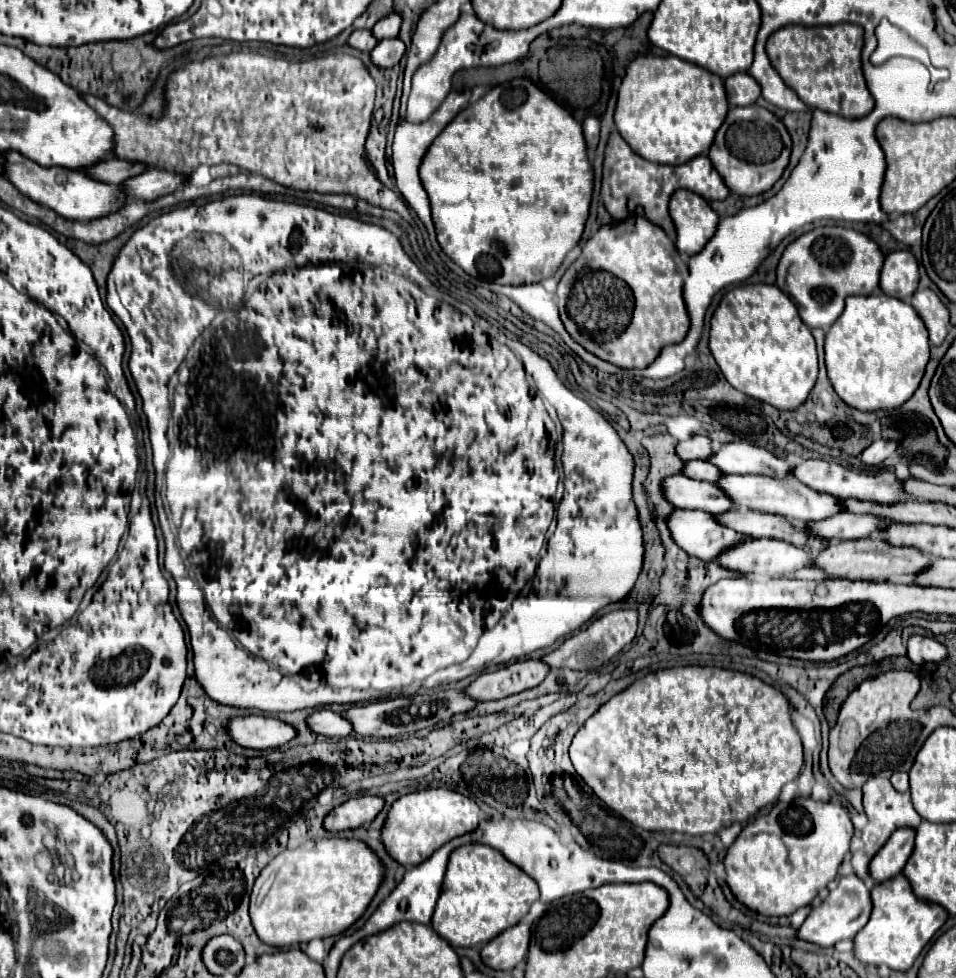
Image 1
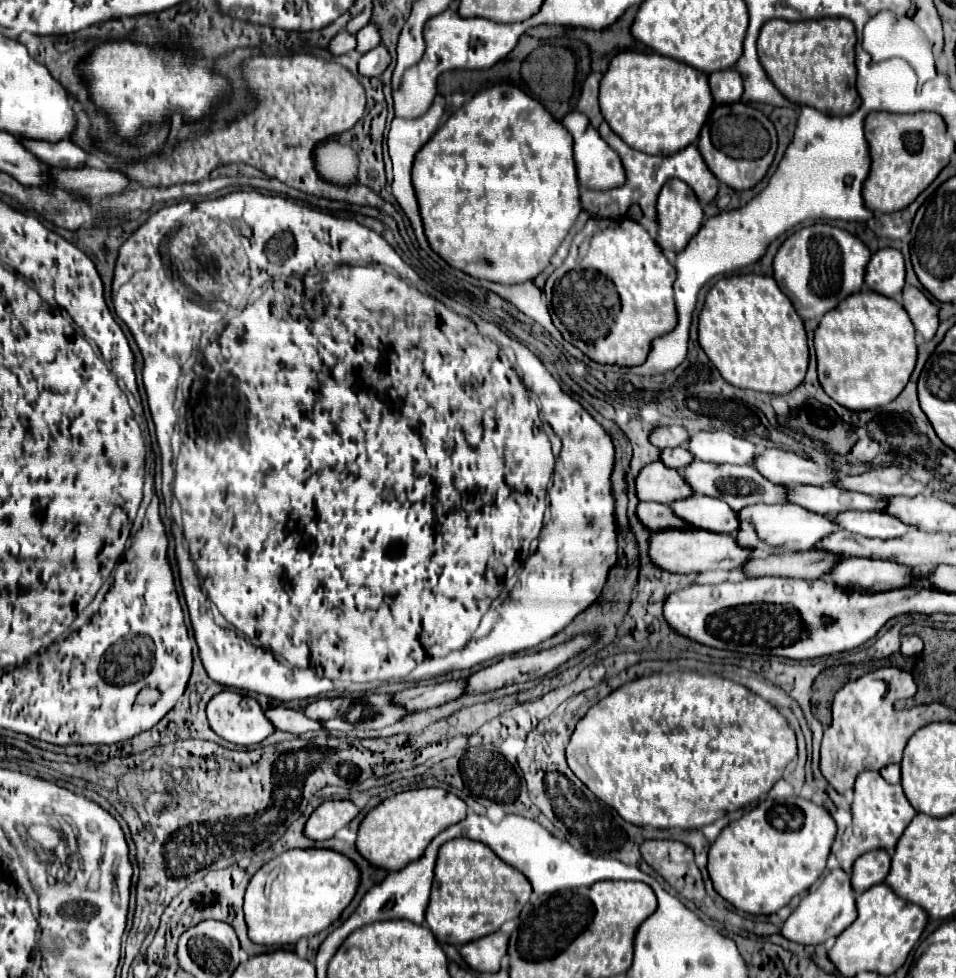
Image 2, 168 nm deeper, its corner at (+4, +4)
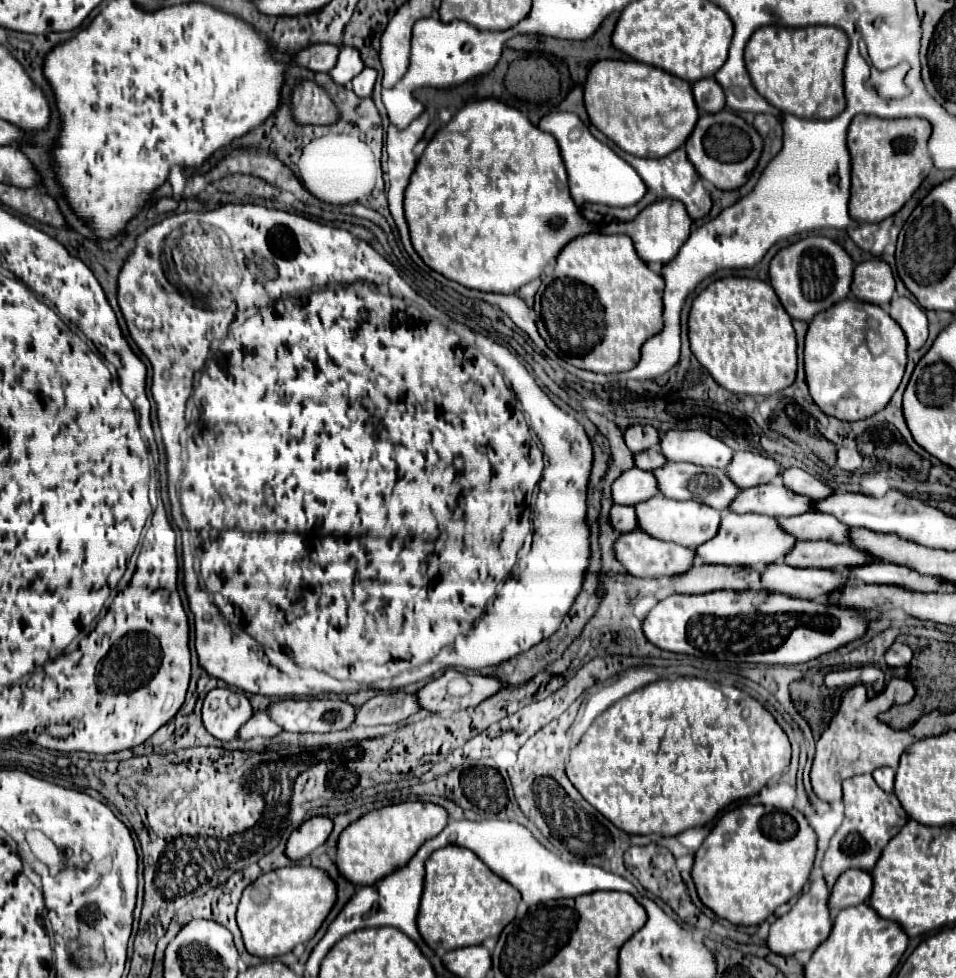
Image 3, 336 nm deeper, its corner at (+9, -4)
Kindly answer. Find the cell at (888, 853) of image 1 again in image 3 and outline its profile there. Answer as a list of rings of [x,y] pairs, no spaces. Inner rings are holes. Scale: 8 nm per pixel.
[[[865,870],[843,872],[831,890],[831,898],[829,898],[831,914],[835,916],[843,908],[867,902],[871,896],[871,890],[873,890],[871,872],[865,872]]]

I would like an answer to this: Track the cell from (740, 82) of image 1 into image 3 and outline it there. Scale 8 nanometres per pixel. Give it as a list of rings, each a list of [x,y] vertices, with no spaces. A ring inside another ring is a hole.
[[[703,78],[703,80],[695,82],[691,88],[693,88],[695,104],[701,112],[715,114],[725,108],[723,88],[719,86],[719,82],[715,82],[715,78]]]

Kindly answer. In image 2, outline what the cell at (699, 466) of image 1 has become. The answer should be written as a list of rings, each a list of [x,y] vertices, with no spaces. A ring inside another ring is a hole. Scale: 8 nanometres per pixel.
[[[668,448],[668,450],[662,450],[660,452],[660,460],[668,466],[668,468],[674,468],[674,470],[682,470],[688,462],[692,462],[692,454],[686,450],[686,448]]]

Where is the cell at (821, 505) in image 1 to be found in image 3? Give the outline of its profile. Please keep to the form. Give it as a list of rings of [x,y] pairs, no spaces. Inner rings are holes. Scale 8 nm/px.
[[[667,462],[663,468],[653,472],[659,484],[659,490],[663,496],[673,498],[673,500],[697,500],[701,504],[707,504],[719,512],[729,510],[731,502],[739,496],[739,486],[727,478],[725,470],[719,468],[703,468],[687,462]]]

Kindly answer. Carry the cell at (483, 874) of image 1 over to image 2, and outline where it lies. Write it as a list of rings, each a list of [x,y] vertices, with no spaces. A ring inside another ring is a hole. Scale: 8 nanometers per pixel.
[[[470,838],[448,840],[438,850],[426,924],[440,944],[464,946],[500,930],[506,920],[518,918],[530,894],[526,876],[502,862],[488,846]]]

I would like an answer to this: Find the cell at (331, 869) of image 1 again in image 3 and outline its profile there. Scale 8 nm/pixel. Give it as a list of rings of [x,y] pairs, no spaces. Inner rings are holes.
[[[285,866],[275,872],[259,876],[243,891],[239,901],[239,910],[237,910],[237,924],[243,934],[247,952],[253,956],[261,956],[261,958],[275,958],[275,956],[283,956],[291,952],[297,944],[309,942],[315,936],[315,932],[321,928],[325,918],[329,916],[335,902],[337,902],[337,884],[321,868]]]

